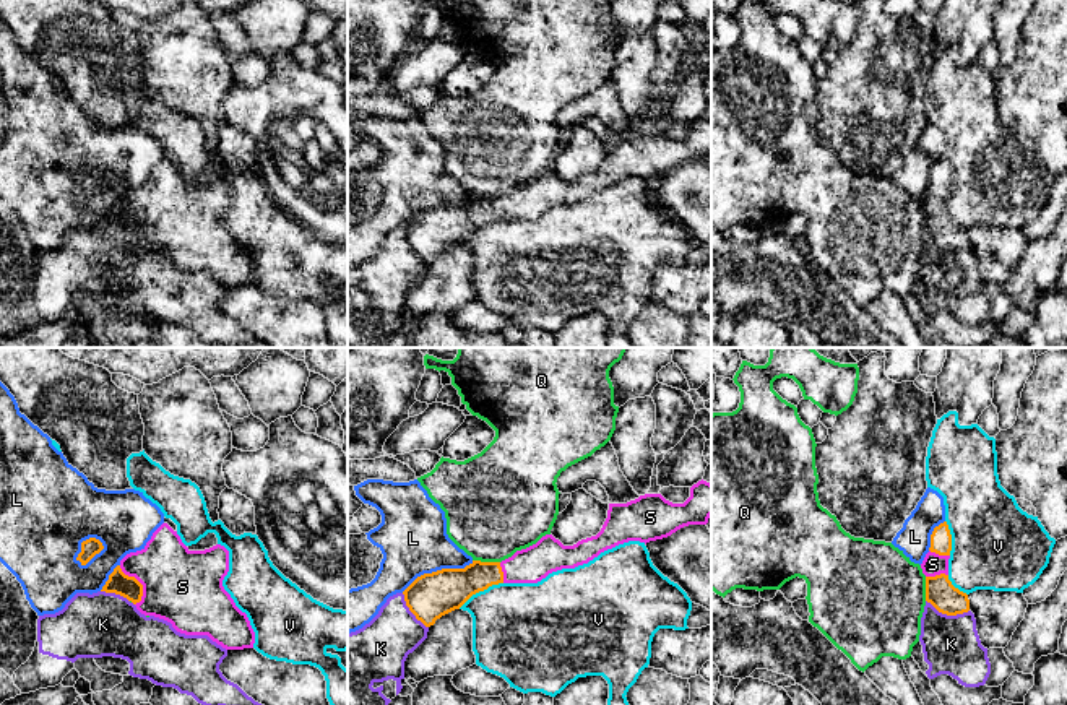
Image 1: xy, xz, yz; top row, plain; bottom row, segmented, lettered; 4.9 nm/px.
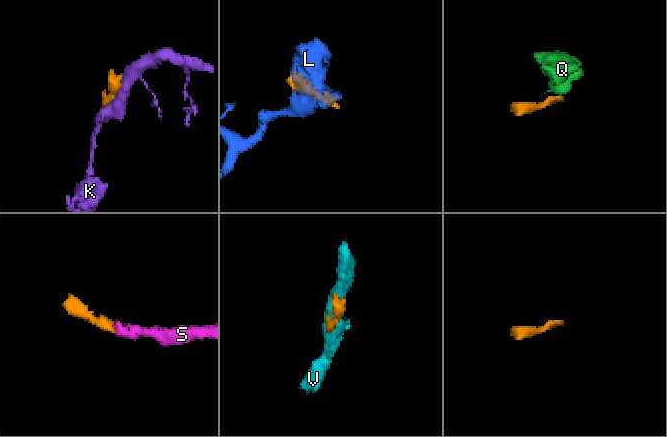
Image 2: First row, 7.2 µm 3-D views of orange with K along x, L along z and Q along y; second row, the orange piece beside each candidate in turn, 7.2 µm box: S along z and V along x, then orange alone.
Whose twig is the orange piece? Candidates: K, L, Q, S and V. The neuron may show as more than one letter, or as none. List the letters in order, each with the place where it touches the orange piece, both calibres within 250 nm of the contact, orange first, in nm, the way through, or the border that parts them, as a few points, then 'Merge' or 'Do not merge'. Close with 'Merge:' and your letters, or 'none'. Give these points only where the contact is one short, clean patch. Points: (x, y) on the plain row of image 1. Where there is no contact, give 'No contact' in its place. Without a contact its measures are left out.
K: Touches orange at yz (947, 250). Thickness 150 nm (orange) against 280 nm. Do not merge
L: Touches orange at xz (437, 207). Thickness 220 nm (orange) against 340 nm. Do not merge
Q: Touches orange at xz (486, 198). Thickness 220 nm (orange) against 460 nm. Boundary: xz (473, 195), (499, 198). Do not merge
S: Touches orange at xy (140, 220). Thickness 110 nm (orange) against 380 nm. Path across: xy (129, 223), (140, 220), (182, 223). Merge
V: Touches orange at xz (479, 226). Thickness 220 nm (orange) against 440 nm. Do not merge
Merge: S

